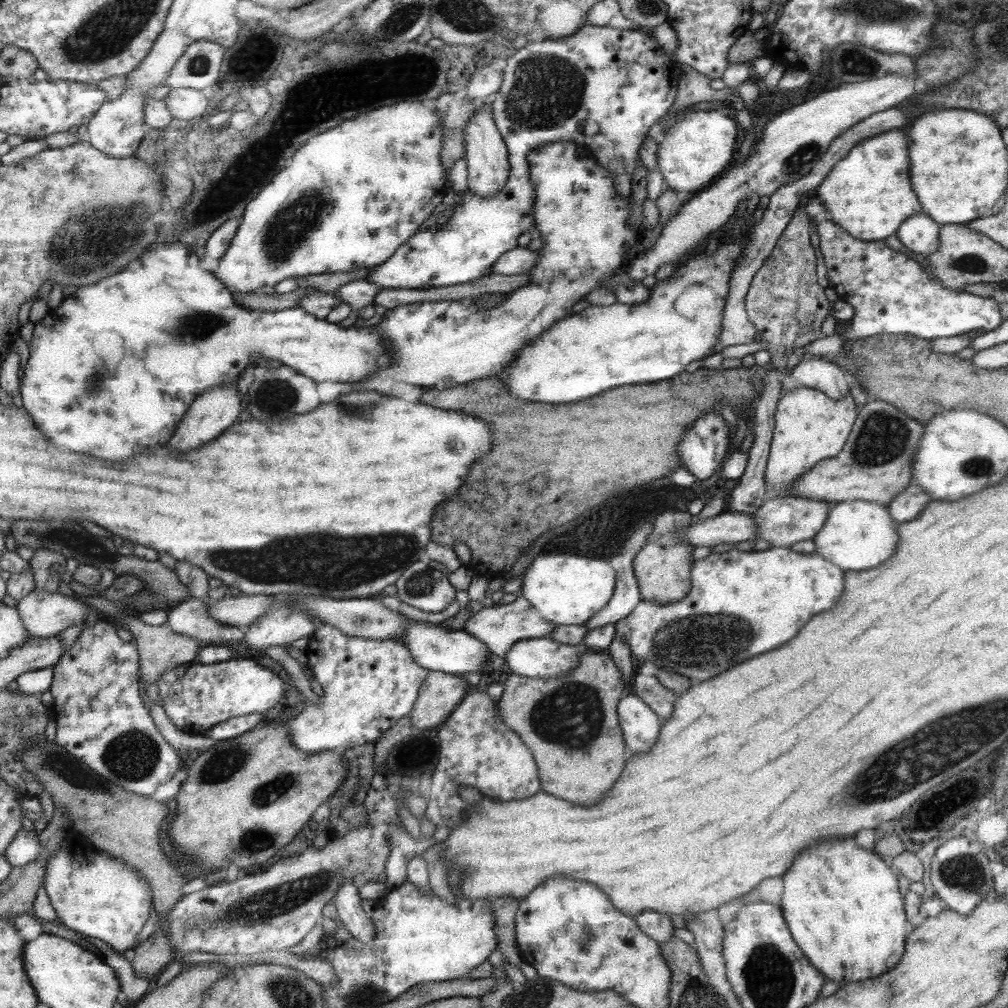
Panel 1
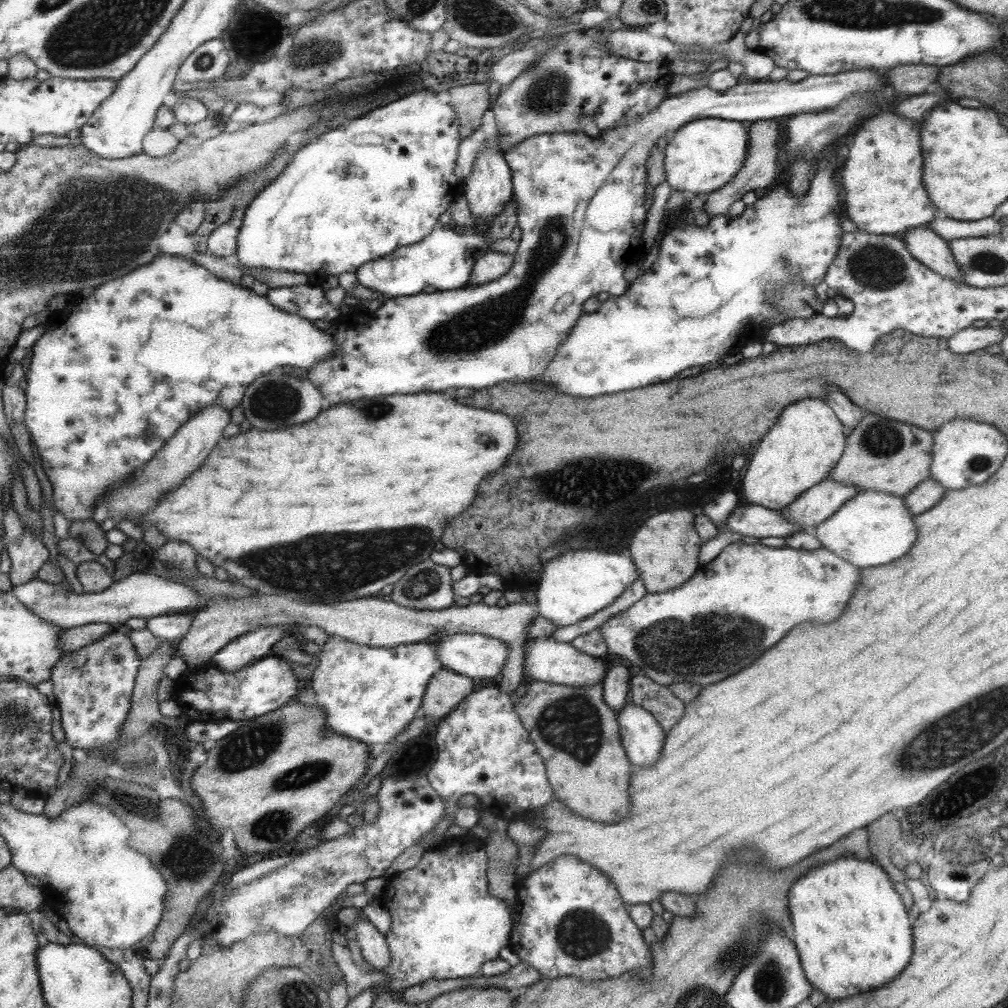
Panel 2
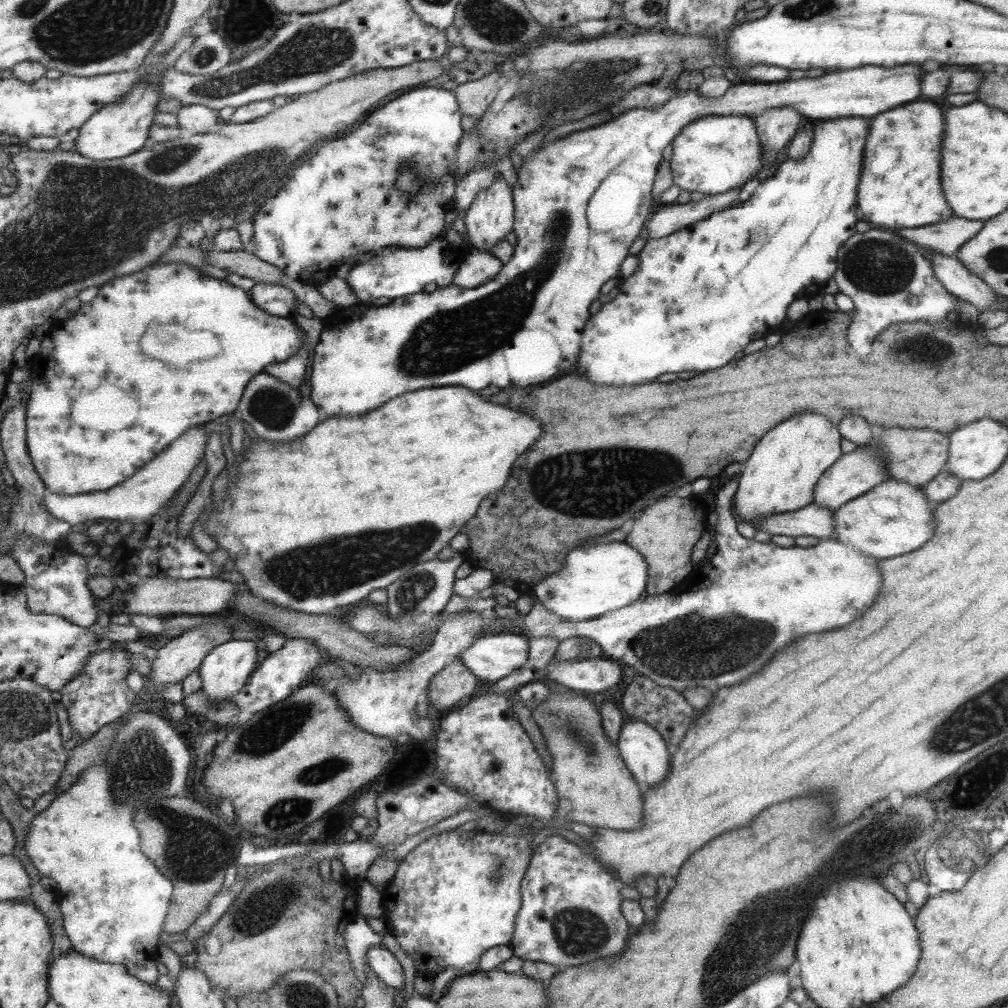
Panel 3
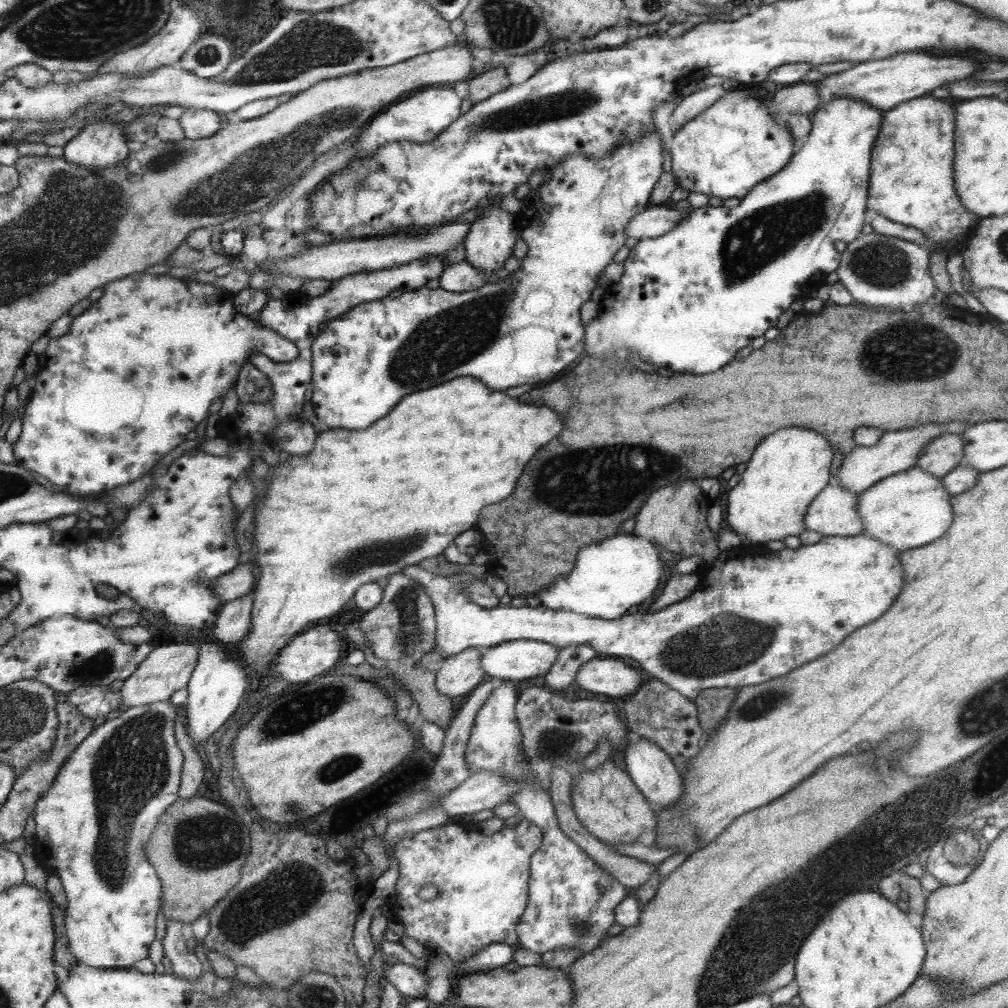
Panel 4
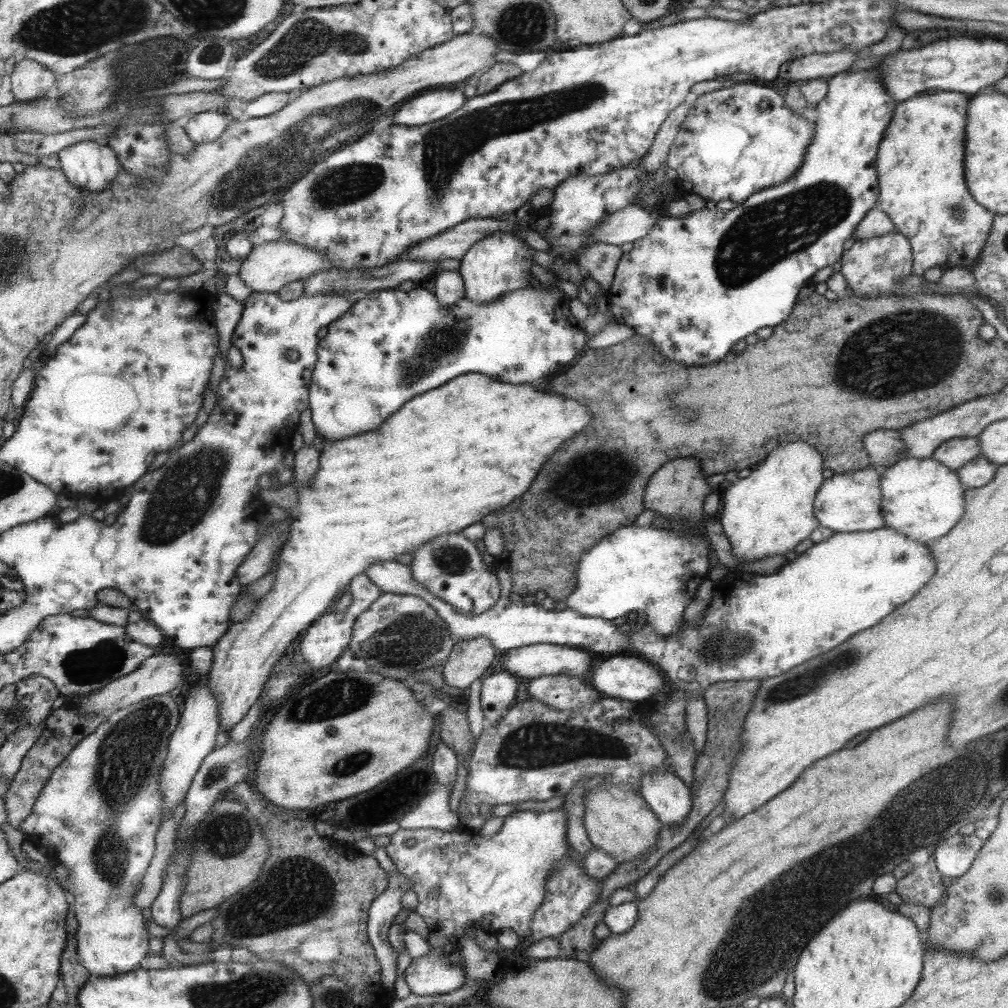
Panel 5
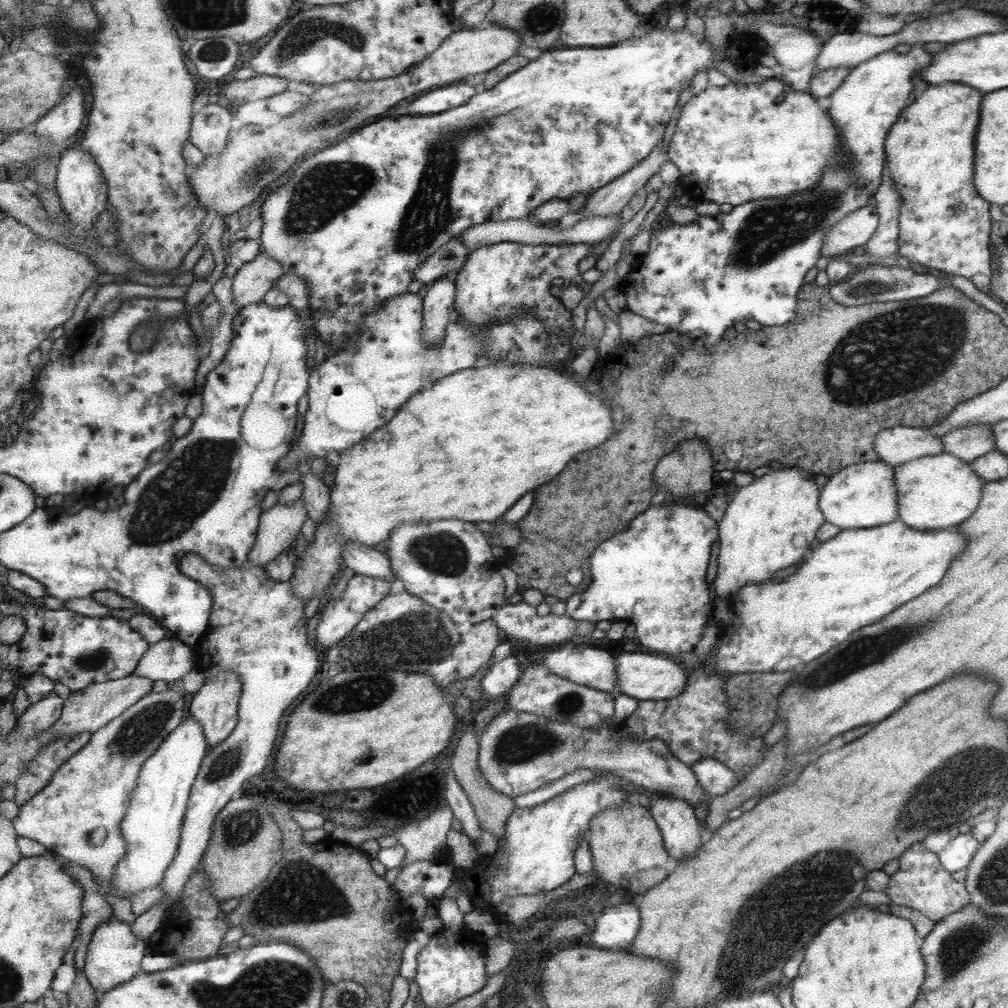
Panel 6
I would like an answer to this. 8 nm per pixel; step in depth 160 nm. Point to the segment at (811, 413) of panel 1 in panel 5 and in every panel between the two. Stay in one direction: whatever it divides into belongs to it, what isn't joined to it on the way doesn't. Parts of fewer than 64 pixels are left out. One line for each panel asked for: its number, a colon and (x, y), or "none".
2: (807, 441)
3: (781, 477)
4: (789, 469)
5: (769, 512)

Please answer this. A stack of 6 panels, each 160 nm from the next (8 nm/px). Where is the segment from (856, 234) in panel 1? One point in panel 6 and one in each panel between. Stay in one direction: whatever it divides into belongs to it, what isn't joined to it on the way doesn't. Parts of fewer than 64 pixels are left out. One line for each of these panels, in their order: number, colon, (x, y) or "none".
2: (881, 184)
3: (899, 186)
4: (911, 181)
5: (920, 162)
6: (944, 224)

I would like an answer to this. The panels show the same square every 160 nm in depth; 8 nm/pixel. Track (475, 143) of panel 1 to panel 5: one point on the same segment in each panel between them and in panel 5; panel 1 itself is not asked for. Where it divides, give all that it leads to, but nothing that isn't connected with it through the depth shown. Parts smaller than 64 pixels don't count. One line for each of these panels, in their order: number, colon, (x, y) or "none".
2: (488, 189)
3: (488, 219)
4: (488, 244)
5: (497, 265)

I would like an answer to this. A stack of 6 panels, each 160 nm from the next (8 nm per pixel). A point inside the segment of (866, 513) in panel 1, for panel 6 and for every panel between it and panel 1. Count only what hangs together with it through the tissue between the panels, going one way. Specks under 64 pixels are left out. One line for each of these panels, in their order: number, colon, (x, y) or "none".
2: (872, 529)
3: (894, 518)
4: (910, 509)
5: (921, 499)
6: (939, 492)

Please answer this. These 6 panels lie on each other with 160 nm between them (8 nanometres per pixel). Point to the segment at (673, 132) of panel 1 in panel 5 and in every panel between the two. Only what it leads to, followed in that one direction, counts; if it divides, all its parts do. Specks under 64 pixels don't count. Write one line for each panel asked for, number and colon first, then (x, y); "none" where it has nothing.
2: (702, 156)
3: (714, 154)
4: (733, 145)
5: (736, 140)

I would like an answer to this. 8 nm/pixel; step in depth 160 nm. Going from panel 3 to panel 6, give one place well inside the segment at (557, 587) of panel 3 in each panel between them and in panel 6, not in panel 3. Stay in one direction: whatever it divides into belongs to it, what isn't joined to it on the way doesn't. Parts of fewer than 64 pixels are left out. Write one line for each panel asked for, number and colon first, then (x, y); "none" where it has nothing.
4: (611, 576)
5: (655, 572)
6: (651, 576)

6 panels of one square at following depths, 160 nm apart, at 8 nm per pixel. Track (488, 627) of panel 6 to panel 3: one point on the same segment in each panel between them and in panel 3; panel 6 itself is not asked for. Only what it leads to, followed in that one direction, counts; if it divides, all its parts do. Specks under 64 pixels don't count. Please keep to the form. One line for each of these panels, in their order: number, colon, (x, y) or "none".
3: (450, 687)
4: (456, 674)
5: (469, 659)

